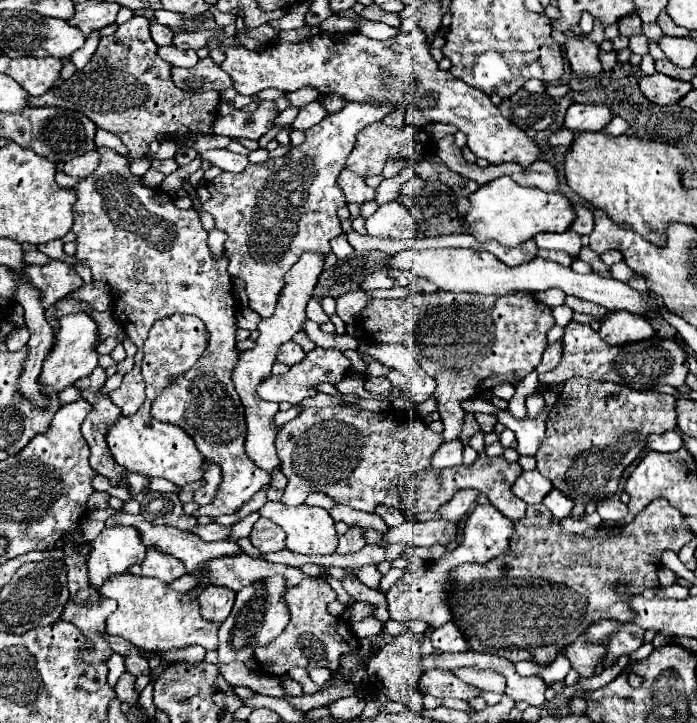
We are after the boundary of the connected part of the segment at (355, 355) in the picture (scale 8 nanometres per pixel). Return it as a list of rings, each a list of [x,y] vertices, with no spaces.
[[[345,350],[342,352],[346,356],[351,365],[363,375],[368,374],[368,364],[364,361],[363,357],[356,350]]]

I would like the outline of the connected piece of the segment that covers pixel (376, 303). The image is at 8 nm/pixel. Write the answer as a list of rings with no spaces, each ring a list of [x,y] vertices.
[[[448,290],[402,300],[370,300],[360,314],[360,322],[374,342],[414,348],[420,368],[438,382],[434,398],[444,422],[444,442],[456,440],[462,432],[462,400],[476,398],[476,394],[504,382],[518,384],[540,364],[548,344],[546,334],[554,326],[550,308],[526,292],[488,296]]]

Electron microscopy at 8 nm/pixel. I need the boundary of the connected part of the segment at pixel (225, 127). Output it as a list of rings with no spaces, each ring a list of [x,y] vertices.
[[[262,100],[256,110],[244,108],[234,110],[228,116],[220,116],[214,122],[214,134],[222,134],[228,138],[260,140],[260,136],[264,136],[270,130],[274,118],[276,118],[274,104]]]

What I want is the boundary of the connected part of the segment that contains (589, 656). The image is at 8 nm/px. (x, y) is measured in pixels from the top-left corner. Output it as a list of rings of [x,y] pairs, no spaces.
[[[580,634],[578,640],[572,642],[570,646],[566,646],[562,652],[570,660],[572,668],[580,674],[580,678],[590,678],[590,676],[594,676],[594,668],[598,666],[598,662],[606,656],[608,646],[592,644],[586,640],[584,634]]]

